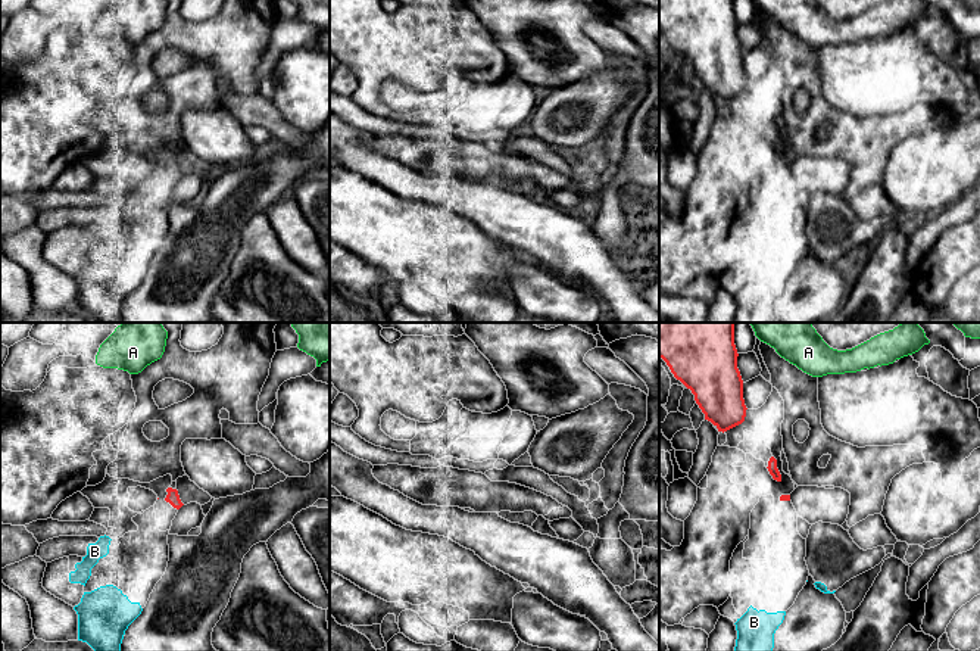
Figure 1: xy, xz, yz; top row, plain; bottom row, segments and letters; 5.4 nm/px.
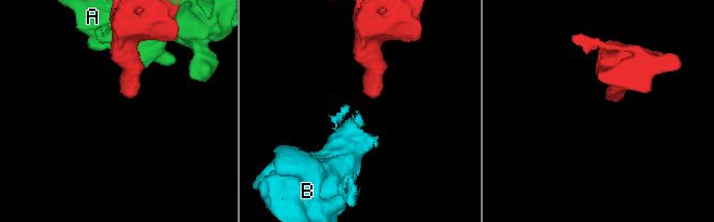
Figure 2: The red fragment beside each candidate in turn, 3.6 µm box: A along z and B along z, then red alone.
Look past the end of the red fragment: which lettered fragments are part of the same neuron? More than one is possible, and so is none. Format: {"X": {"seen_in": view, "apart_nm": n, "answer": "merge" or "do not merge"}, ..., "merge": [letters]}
{"A": {"seen_in": "yz", "apart_nm": 110, "answer": "do not merge"}, "B": {"seen_in": "xy", "apart_nm": 340, "answer": "merge"}, "merge": ["B"]}

